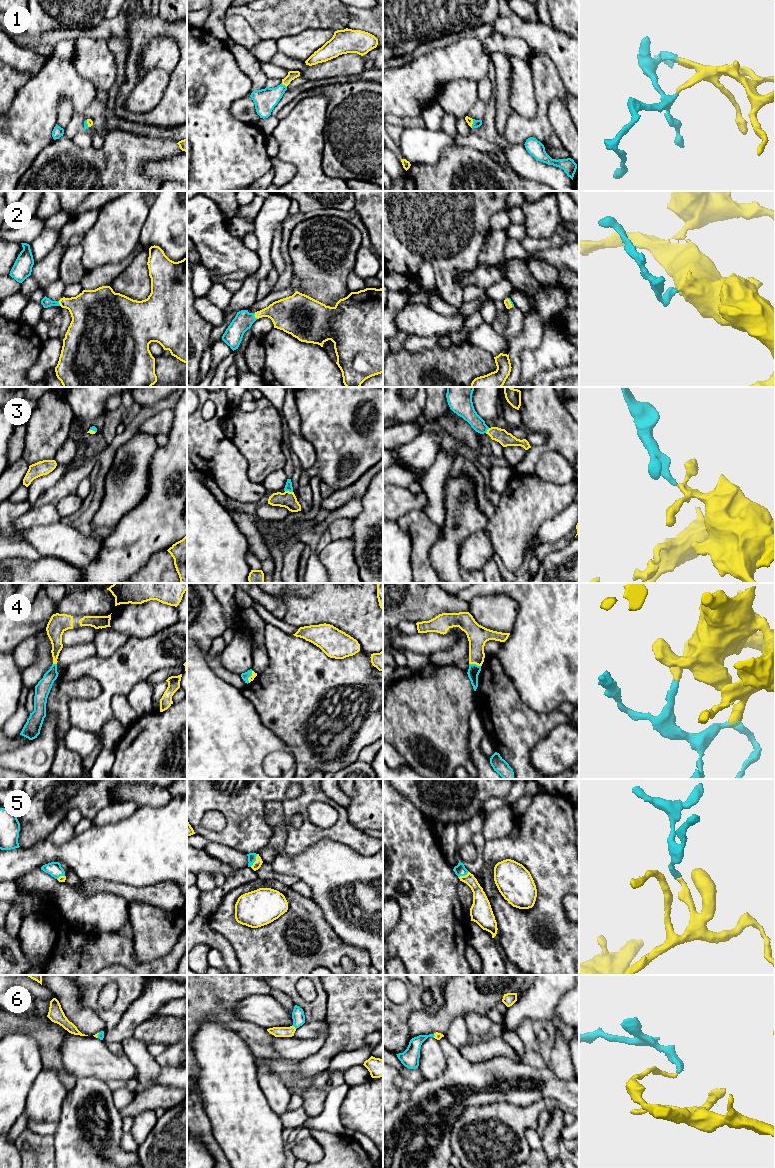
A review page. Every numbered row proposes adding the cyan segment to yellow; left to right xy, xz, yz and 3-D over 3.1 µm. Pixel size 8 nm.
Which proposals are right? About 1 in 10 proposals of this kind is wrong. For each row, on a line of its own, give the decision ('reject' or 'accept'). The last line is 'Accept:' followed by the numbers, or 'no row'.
1: accept
2: accept
3: accept
4: accept
5: accept
6: accept
Accept: 1, 2, 3, 4, 5, 6

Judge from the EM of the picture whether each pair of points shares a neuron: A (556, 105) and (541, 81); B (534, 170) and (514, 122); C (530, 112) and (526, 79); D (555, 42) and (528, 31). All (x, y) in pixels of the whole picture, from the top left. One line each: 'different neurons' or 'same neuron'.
A: different neurons
B: different neurons
C: same neuron
D: same neuron

